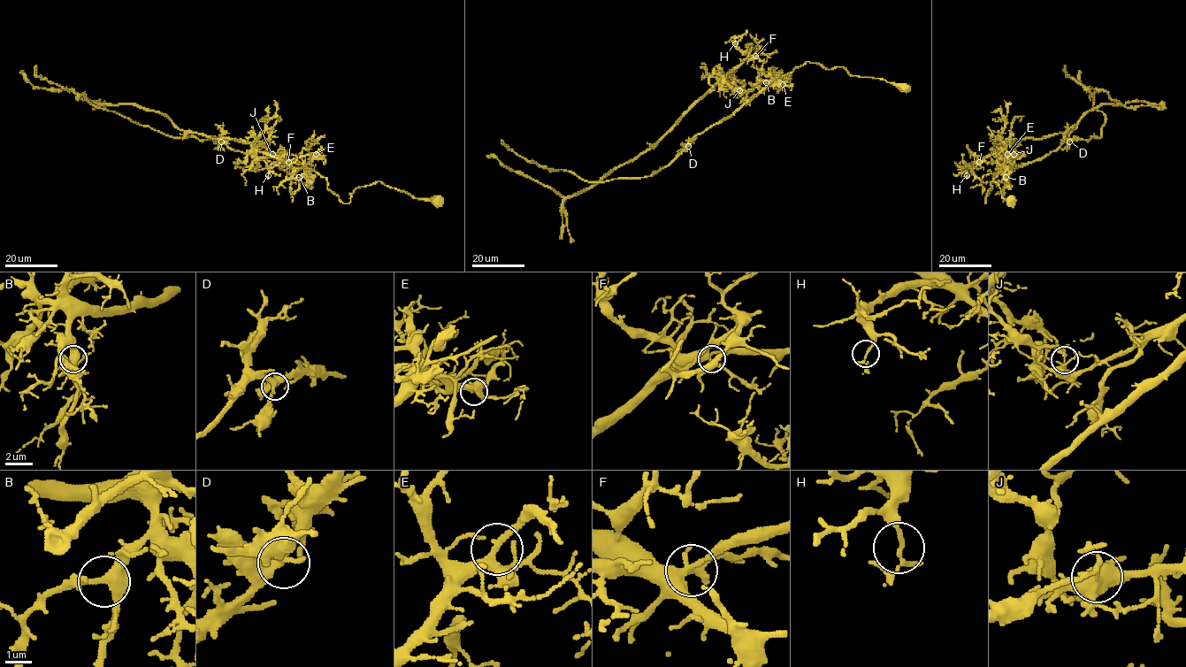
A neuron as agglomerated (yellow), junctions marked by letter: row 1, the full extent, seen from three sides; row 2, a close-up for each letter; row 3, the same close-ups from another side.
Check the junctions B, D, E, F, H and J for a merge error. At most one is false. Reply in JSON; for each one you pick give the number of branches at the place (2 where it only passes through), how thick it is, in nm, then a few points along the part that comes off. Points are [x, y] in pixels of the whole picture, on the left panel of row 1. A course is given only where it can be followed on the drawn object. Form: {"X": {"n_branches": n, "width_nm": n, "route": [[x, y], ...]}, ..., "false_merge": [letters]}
{"J": {"n_branches": 3, "width_nm": 220, "route": [[272, 154], [303, 165], [262, 160], [223, 140], [169, 136], [48, 82], [37, 74], [36, 65]]}, "false_merge": ["J"]}

